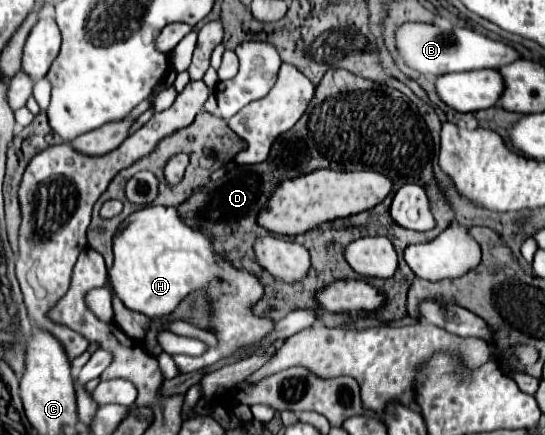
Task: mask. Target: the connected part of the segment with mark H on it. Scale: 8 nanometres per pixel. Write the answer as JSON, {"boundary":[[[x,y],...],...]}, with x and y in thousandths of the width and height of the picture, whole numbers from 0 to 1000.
{"boundary":[[[268,474],[239,492],[224,510],[224,529],[209,543],[209,611],[202,616],[202,653],[231,708],[261,717],[275,731],[312,726],[330,694],[360,667],[378,671],[385,759],[400,791],[371,818],[316,818],[330,860],[382,846],[404,828],[426,823],[437,805],[451,805],[448,823],[506,814],[521,782],[477,791],[506,749],[492,726],[466,726],[466,699],[481,690],[484,657],[477,639],[455,621],[433,616],[407,589],[389,552],[367,529],[345,520],[323,478]]]}

